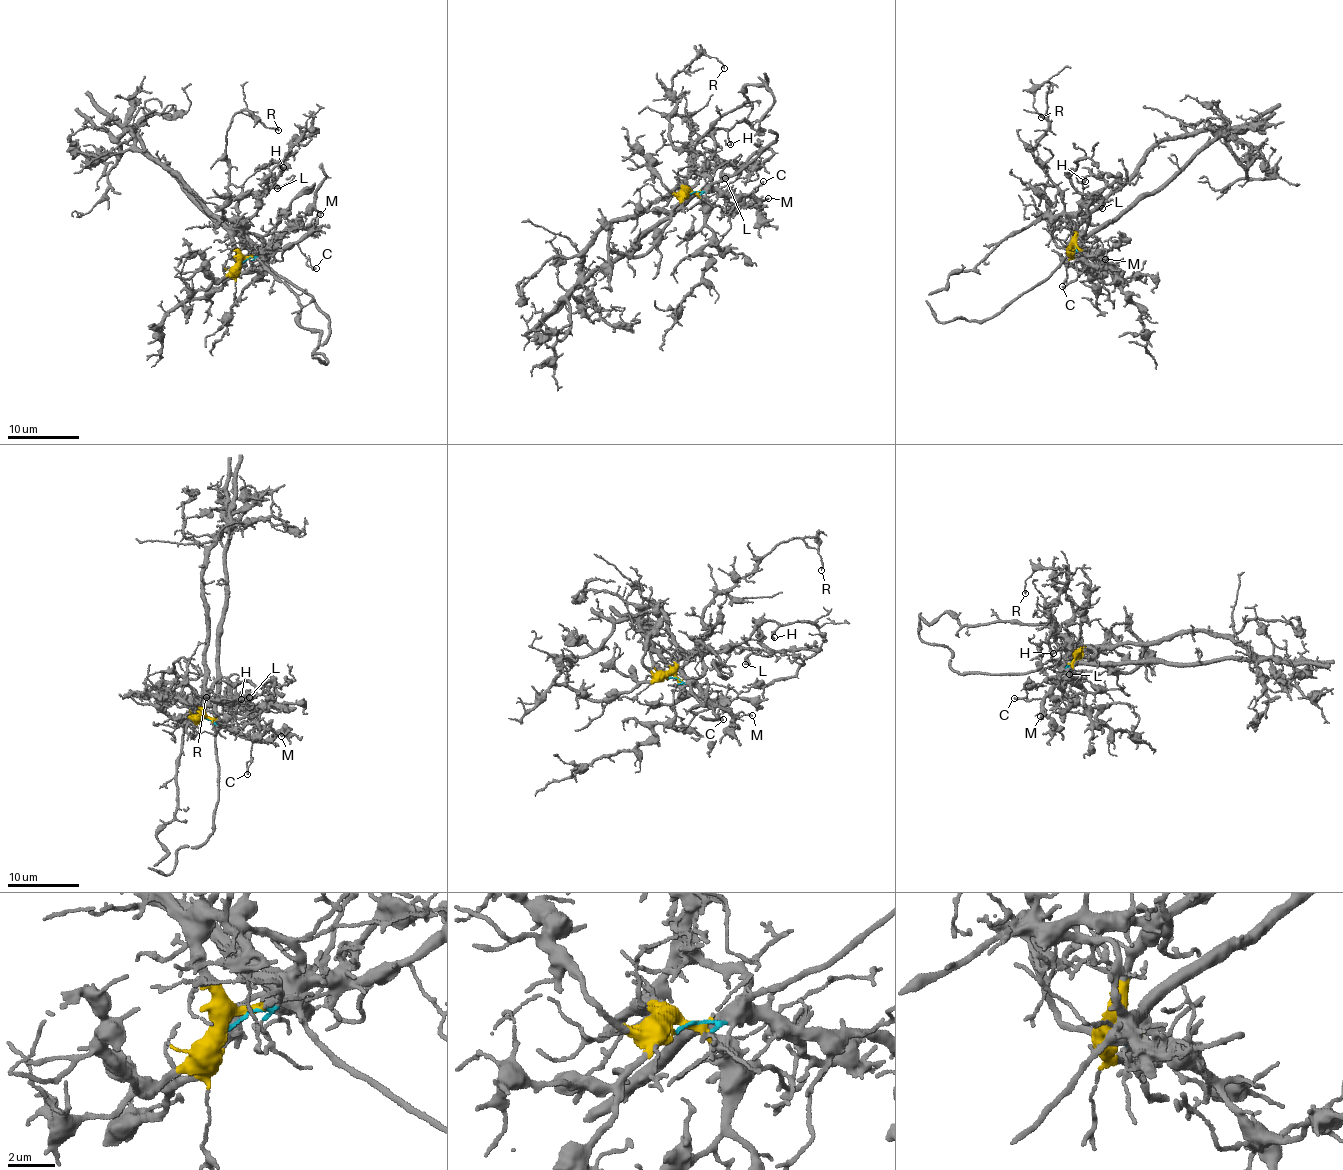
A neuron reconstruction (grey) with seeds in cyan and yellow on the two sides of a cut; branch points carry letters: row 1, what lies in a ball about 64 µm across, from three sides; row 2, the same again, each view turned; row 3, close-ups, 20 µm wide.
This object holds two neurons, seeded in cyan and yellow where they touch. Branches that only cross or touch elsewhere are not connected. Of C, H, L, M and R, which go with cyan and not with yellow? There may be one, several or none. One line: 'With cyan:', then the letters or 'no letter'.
With cyan: C, M

